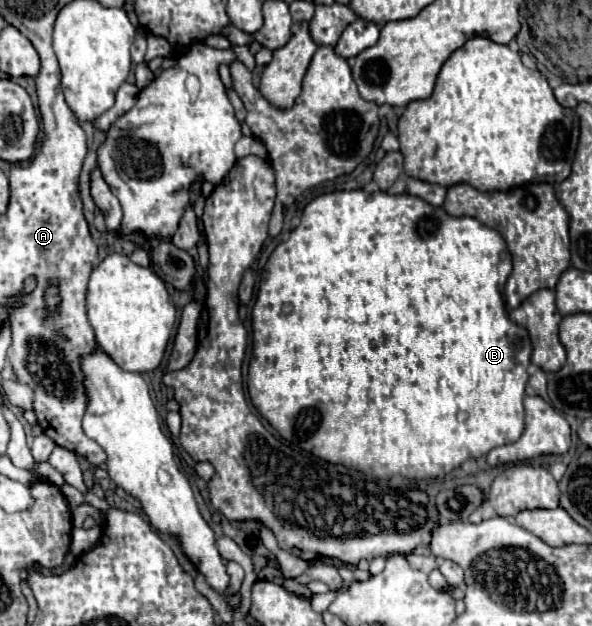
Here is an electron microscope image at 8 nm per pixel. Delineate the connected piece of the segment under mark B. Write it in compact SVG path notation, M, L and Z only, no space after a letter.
M361 189L319 195L303 209L301 223L291 231L289 241L281 243L265 265L265 275L259 283L251 315L253 357L249 361L249 397L281 437L299 443L305 451L329 463L363 469L365 475L373 473L377 479L401 475L403 489L407 488L408 479L411 488L426 492L434 502L441 491L455 489L466 478L480 490L489 492L494 478L505 466L482 469L475 459L485 457L483 455L495 447L515 443L521 437L525 425L523 397L529 379L527 365L531 363L529 335L509 319L503 301L503 287L509 273L511 253L507 251L503 237L473 217L451 217L443 209L433 209L429 203L411 195L389 195L383 191L367 193Z

